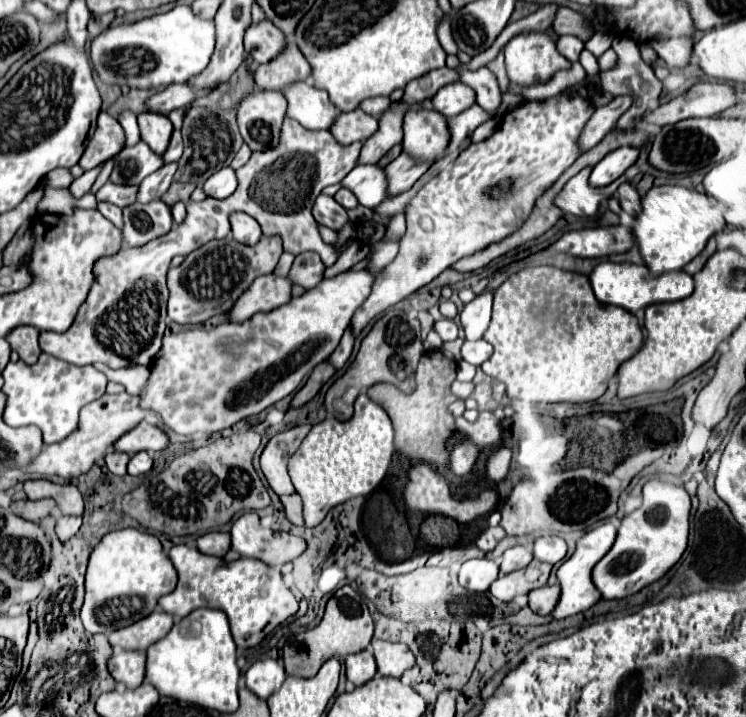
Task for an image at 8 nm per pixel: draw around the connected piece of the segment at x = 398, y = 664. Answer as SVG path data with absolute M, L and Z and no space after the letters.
M372 640L372 652L378 664L378 672L382 676L400 678L404 670L414 666L414 654L406 644L400 642L384 642L384 640Z

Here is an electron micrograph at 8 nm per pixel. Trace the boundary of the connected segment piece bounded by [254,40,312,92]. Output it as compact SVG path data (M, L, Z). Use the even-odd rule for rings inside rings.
M288 40L286 50L278 58L256 68L254 82L258 90L284 92L284 86L290 86L292 82L308 82L312 76L310 72L310 64L300 54L298 46L292 40Z

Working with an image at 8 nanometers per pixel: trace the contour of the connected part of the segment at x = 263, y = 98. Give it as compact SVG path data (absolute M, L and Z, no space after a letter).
M252 92L238 108L238 128L252 152L280 144L280 130L288 102L280 92Z

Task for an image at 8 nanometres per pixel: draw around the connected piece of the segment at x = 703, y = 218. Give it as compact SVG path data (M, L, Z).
M656 186L642 198L642 212L632 228L638 252L654 276L682 270L706 246L708 238L726 226L724 214L706 194L684 186Z

